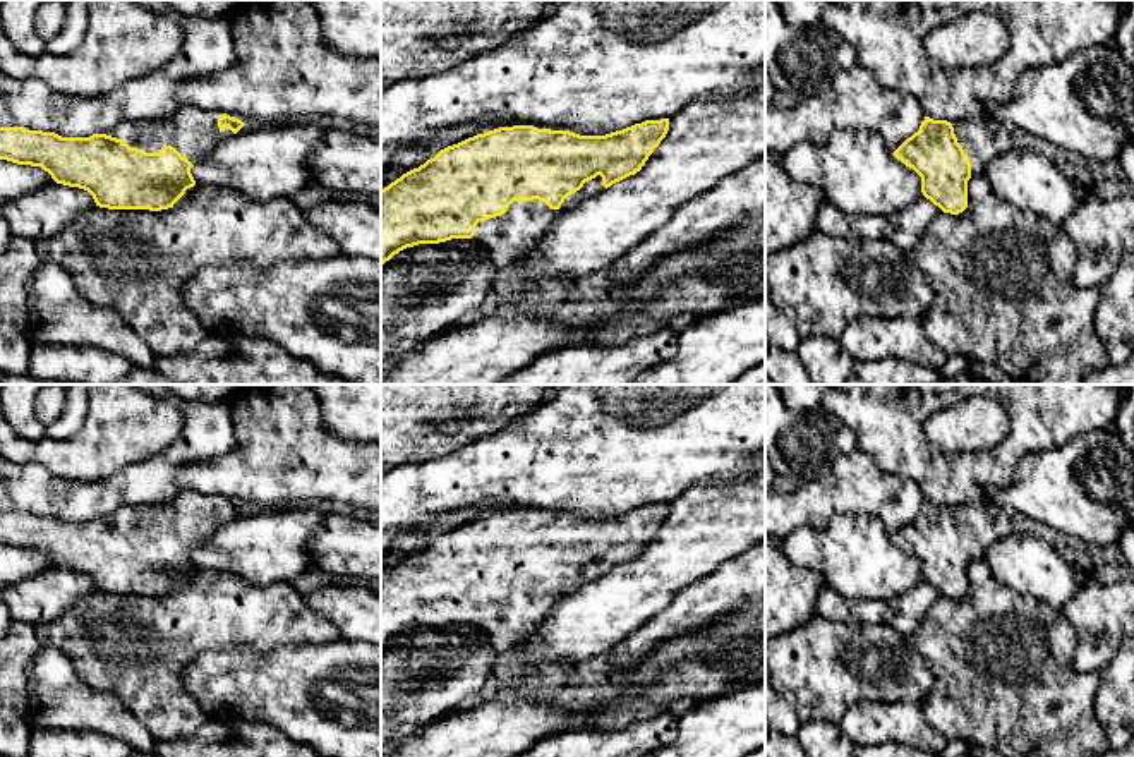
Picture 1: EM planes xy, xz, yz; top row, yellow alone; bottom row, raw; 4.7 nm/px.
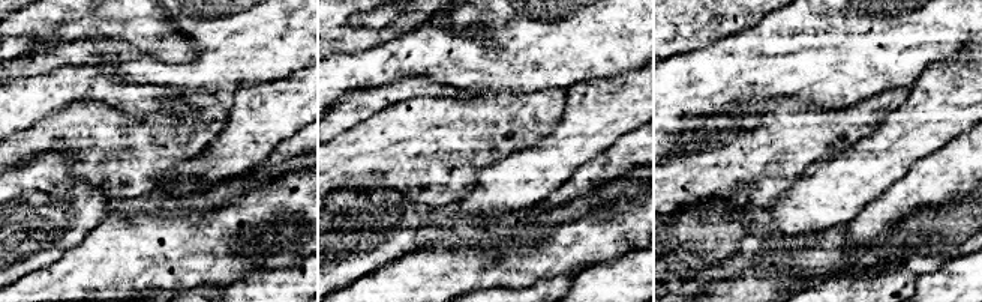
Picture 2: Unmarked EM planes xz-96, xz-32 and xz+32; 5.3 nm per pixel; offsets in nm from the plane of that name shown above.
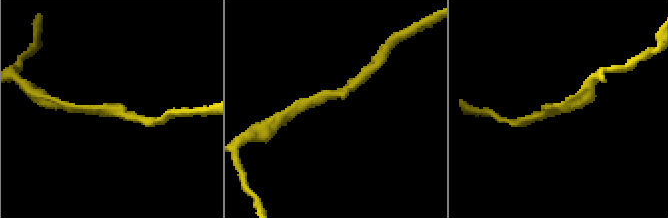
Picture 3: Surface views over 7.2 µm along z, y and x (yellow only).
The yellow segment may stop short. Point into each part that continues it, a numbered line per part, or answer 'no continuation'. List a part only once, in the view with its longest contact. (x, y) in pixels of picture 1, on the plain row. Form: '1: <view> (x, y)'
1: xz (512, 620)

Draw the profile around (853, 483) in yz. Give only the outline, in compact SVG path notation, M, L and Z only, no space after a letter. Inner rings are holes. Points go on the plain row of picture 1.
M861 450L834 455L825 472L796 489L765 489L765 537L786 537L799 527L825 530L837 515L873 515L894 537L925 505L920 488L884 472Z

